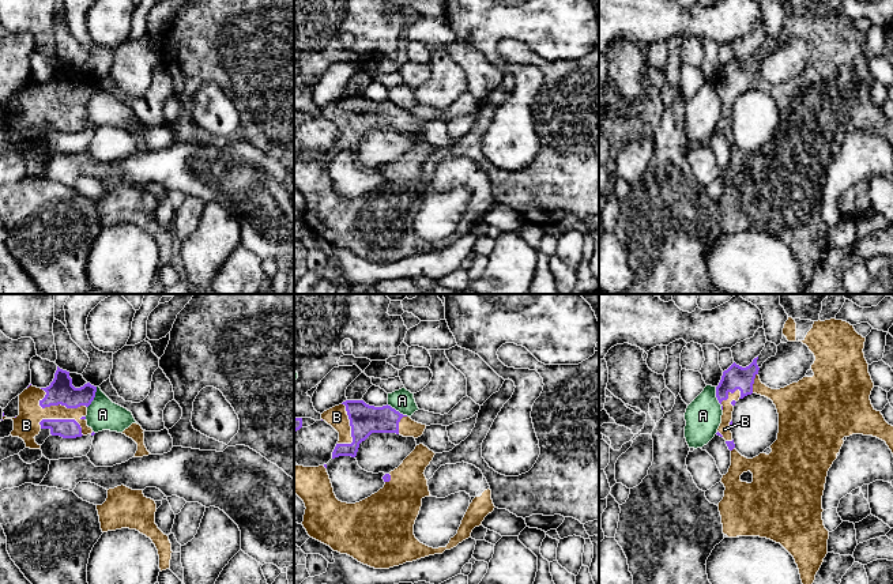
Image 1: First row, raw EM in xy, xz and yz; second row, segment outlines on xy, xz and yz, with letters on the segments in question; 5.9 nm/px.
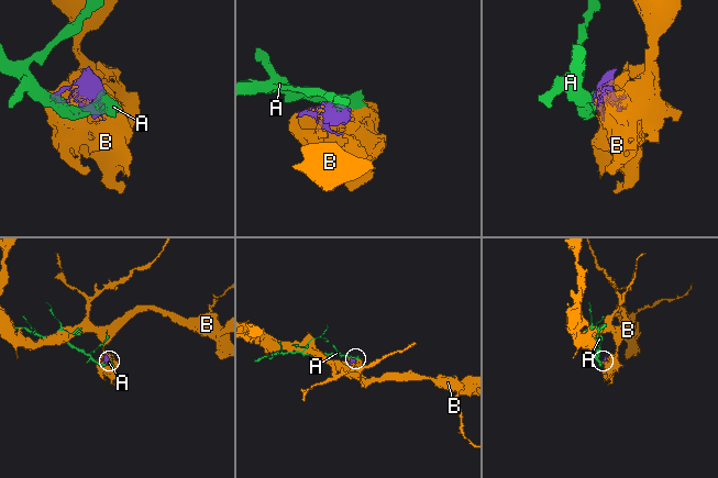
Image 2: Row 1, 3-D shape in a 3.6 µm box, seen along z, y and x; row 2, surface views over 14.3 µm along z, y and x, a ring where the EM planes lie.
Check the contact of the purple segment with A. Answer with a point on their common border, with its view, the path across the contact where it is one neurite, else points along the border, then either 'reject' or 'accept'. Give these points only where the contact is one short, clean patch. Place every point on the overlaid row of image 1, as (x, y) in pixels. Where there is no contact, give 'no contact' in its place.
meets purple in yz at (718, 399); border along yz (715, 387), (715, 395), (722, 410); reject

